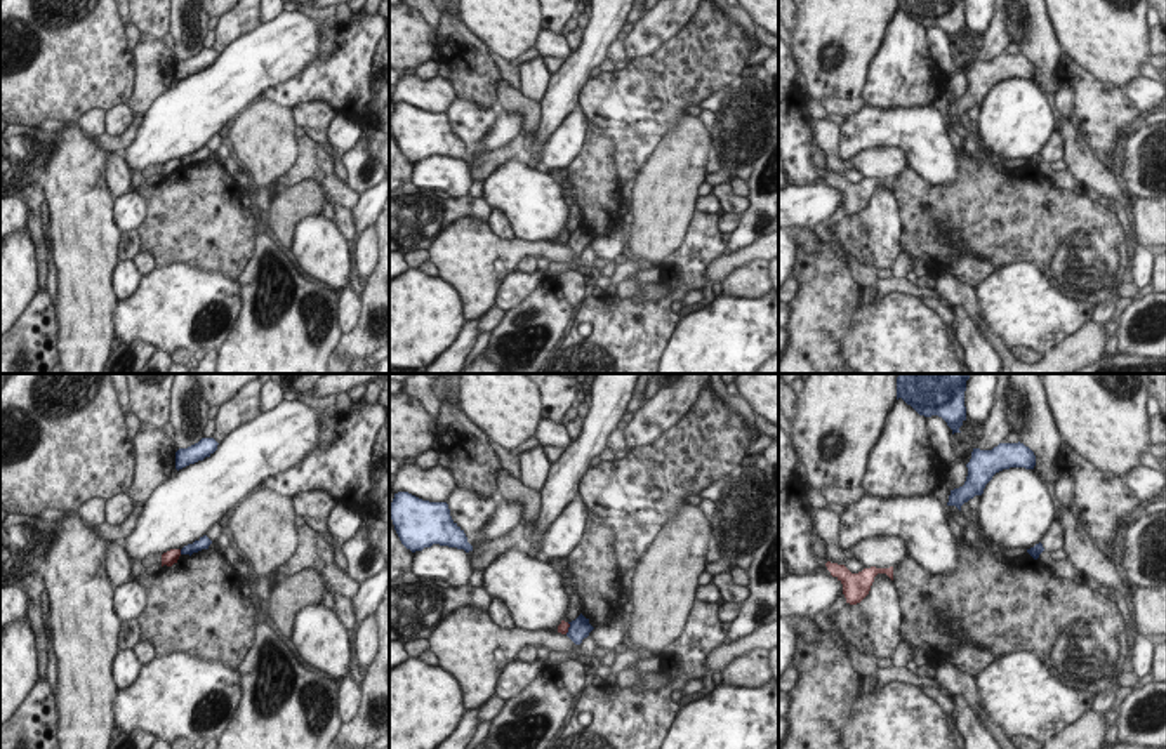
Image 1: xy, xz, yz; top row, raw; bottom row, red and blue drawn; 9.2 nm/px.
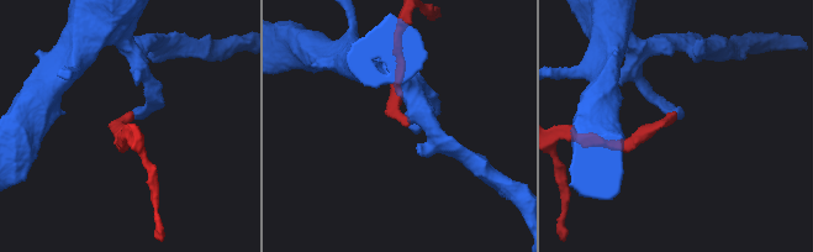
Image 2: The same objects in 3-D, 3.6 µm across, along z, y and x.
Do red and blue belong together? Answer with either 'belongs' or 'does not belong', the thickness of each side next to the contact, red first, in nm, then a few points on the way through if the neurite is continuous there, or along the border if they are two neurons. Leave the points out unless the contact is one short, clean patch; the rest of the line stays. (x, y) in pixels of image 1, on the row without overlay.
does not belong; calibres 140 and 120 nm; border xy (179, 160), (181, 164)

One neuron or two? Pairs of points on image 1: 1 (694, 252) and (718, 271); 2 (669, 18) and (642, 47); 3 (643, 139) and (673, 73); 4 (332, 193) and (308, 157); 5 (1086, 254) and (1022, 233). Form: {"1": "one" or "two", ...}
{"1": "two", "2": "one", "3": "one", "4": "one", "5": "one"}

